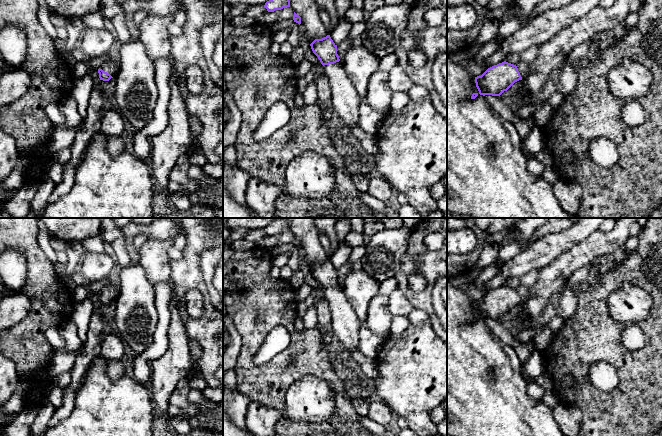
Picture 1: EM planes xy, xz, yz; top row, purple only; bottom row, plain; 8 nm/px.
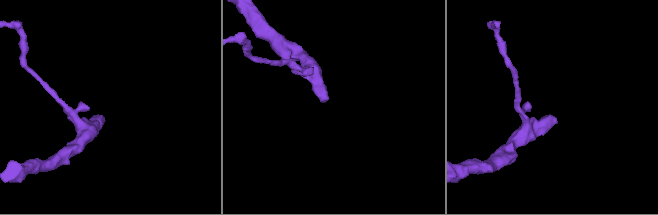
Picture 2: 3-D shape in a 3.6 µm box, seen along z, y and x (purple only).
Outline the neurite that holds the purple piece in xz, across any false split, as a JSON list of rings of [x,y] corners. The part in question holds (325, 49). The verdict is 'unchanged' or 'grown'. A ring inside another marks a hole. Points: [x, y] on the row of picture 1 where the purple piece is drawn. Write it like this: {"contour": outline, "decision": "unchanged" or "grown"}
{"contour": [[[330,35],[315,39],[311,44],[313,53],[318,57],[331,88],[329,108],[334,113],[334,121],[350,131],[359,124],[360,97],[347,76],[337,54],[337,45]]], "decision": "grown"}

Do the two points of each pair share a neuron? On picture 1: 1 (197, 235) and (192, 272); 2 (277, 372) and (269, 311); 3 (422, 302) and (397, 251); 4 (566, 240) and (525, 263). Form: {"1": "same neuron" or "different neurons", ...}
{"1": "same neuron", "2": "same neuron", "3": "different neurons", "4": "same neuron"}

